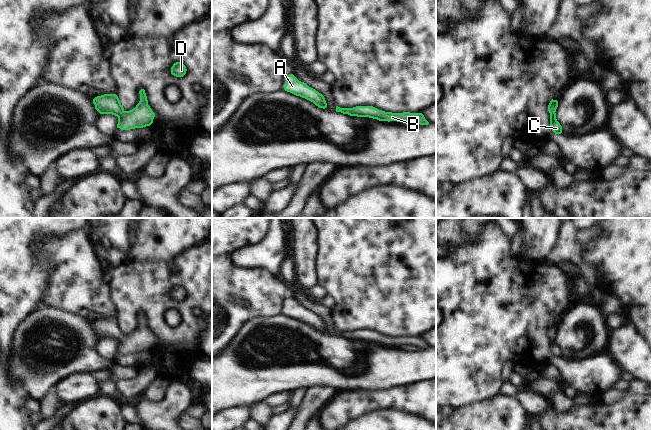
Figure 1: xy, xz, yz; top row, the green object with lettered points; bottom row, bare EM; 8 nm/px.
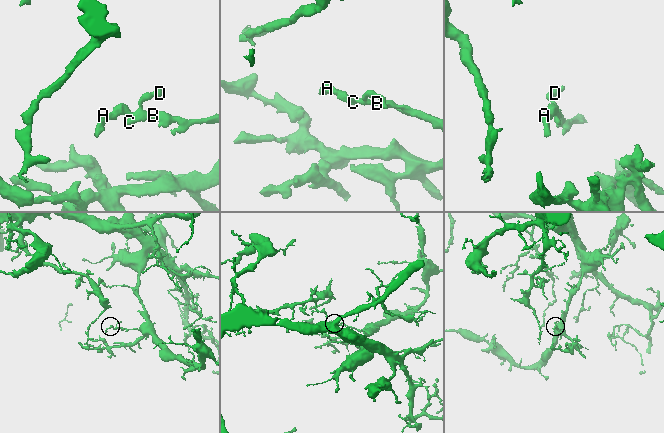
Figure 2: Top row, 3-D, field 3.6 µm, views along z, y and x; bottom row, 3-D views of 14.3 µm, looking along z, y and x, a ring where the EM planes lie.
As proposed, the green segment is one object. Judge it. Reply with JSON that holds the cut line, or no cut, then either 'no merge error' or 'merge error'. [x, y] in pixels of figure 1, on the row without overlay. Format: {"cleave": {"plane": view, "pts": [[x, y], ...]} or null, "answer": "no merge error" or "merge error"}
{"cleave": null, "answer": "no merge error"}

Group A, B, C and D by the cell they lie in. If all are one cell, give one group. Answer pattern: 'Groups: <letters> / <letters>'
Groups: A B C D

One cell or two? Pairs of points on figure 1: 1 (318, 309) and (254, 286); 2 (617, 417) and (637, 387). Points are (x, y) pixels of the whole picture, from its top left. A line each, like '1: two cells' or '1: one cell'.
1: two cells
2: two cells

